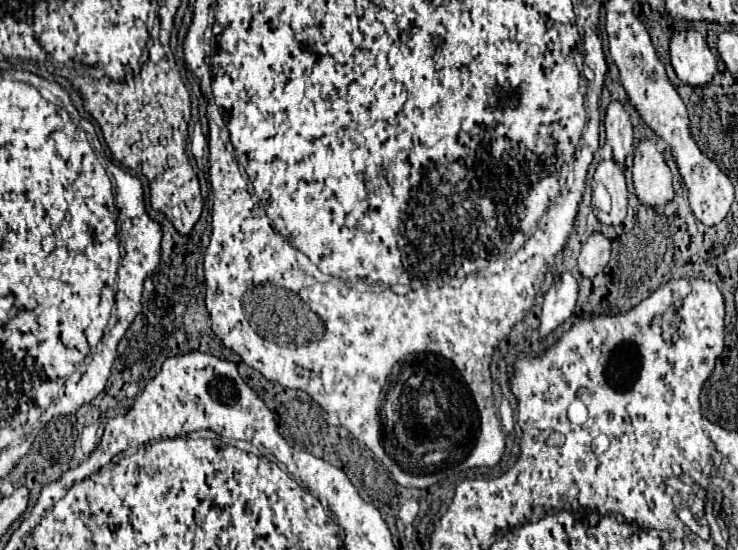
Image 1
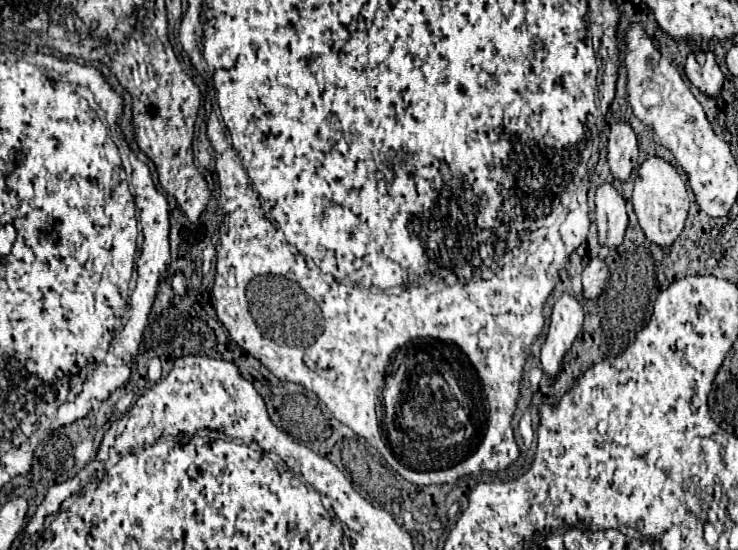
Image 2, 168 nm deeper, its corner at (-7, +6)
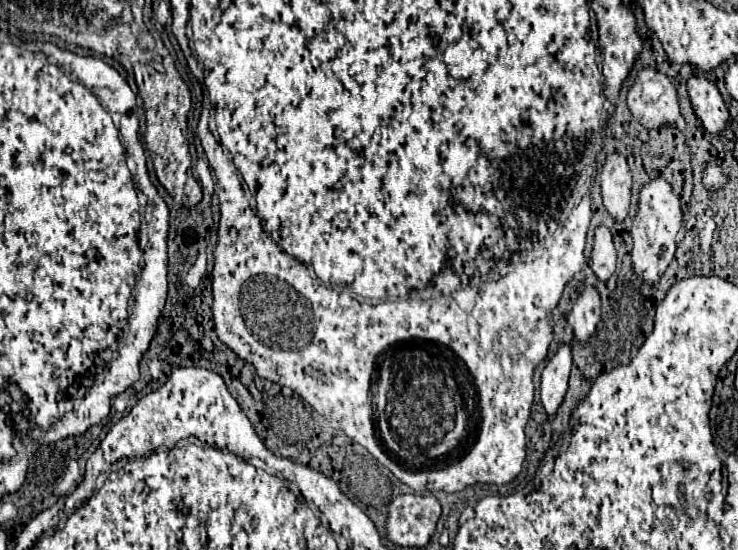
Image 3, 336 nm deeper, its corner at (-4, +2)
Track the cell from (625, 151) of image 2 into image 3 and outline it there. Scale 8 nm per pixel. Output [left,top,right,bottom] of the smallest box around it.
[601,151,631,221]

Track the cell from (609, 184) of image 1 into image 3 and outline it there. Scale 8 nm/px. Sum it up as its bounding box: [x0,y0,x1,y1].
[591,225,617,281]

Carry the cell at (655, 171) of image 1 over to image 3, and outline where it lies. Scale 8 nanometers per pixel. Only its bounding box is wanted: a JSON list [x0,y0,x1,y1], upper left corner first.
[631,177,683,283]

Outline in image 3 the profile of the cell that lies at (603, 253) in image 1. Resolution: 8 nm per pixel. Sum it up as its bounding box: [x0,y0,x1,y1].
[569,287,599,343]

